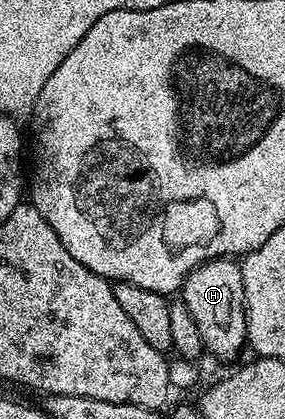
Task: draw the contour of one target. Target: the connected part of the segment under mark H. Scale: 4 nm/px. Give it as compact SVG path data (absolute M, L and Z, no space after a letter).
M217 257L214 261L205 261L187 275L180 290L180 300L192 311L192 319L196 319L196 327L200 327L200 339L205 352L219 357L222 361L230 361L243 348L247 348L246 339L246 300L244 299L244 279L242 266L237 260Z

